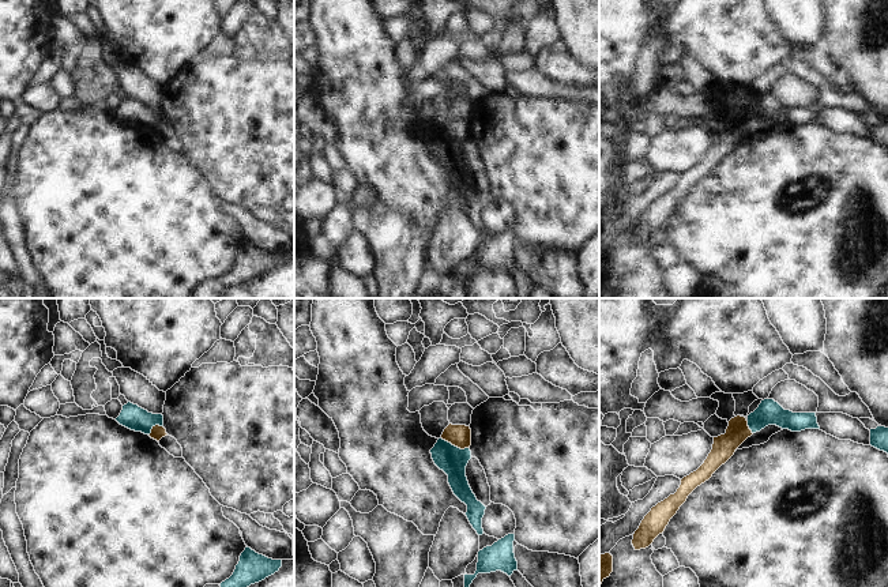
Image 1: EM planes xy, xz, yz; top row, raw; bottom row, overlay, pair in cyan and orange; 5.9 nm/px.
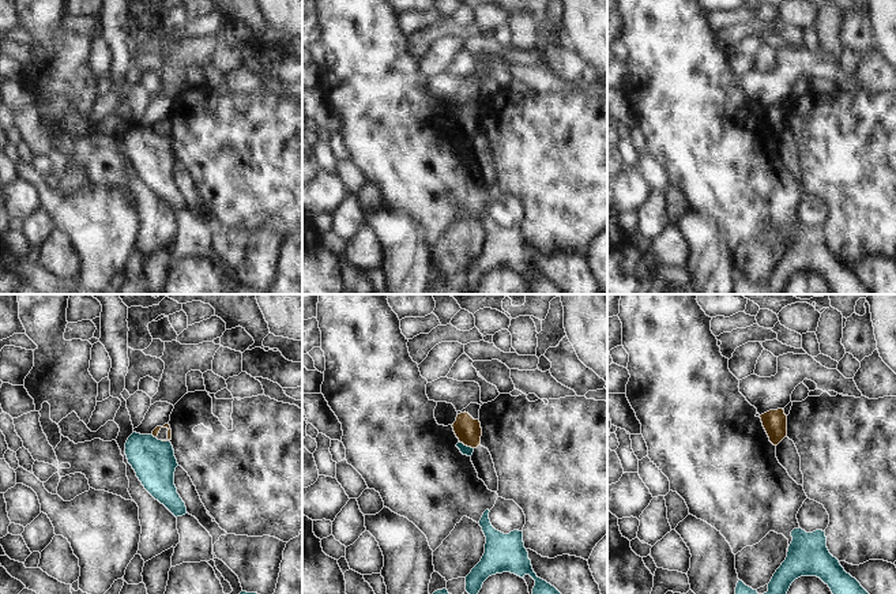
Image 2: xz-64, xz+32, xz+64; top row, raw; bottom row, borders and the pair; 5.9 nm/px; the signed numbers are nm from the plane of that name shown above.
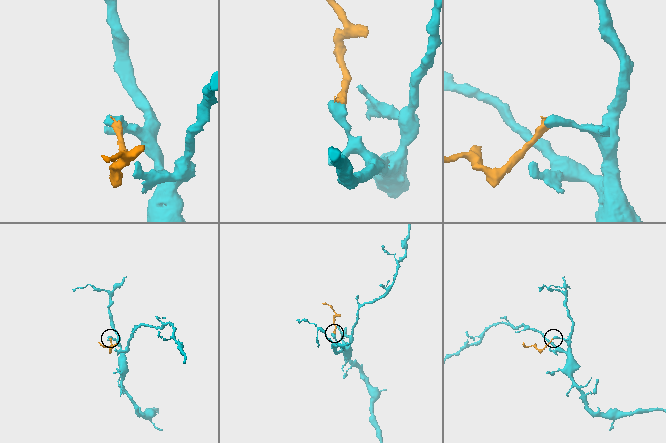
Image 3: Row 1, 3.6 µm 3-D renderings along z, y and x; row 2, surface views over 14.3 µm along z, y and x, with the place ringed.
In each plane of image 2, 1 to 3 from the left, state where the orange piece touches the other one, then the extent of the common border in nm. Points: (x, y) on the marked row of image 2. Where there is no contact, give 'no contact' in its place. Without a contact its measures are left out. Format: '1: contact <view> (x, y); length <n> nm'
1: contact xz-64 (153, 436); length 40 nm
2: contact xz+32 (466, 446); length 100 nm
3: no contact

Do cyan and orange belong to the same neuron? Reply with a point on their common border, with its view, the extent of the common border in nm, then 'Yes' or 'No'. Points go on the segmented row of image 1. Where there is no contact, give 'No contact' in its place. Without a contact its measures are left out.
Touches cyan at xz (454, 446). Shared border 180 nm. No

